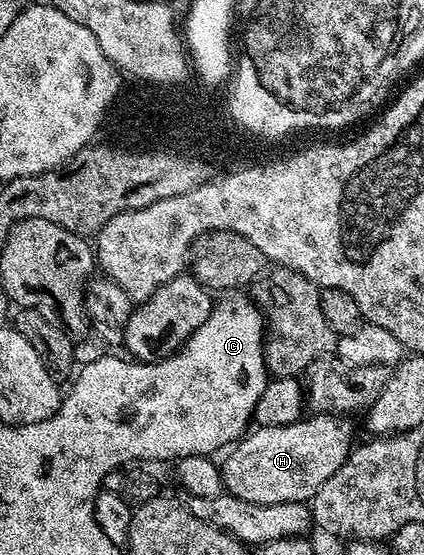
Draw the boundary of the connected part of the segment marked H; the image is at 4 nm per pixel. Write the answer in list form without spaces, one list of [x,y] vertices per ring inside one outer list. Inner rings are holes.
[[[314,413],[309,417],[286,427],[258,427],[233,444],[230,456],[220,463],[225,494],[260,505],[313,500],[320,485],[344,465],[355,440],[349,418],[333,413]]]

